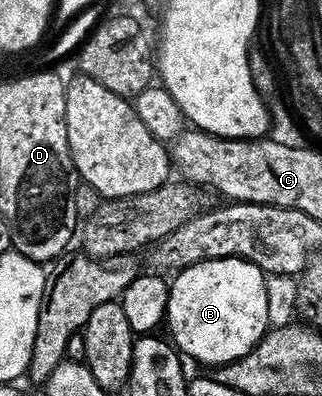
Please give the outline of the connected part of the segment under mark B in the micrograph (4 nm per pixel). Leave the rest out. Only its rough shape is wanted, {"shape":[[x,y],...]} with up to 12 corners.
{"shape":[[262,268],[178,271],[165,323],[188,359],[222,368],[272,325]]}

